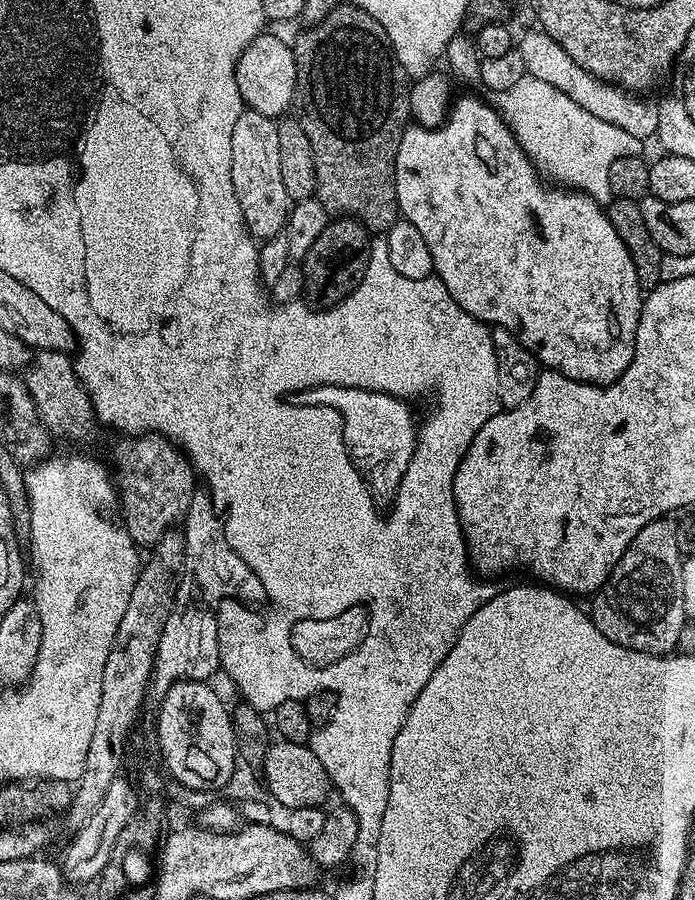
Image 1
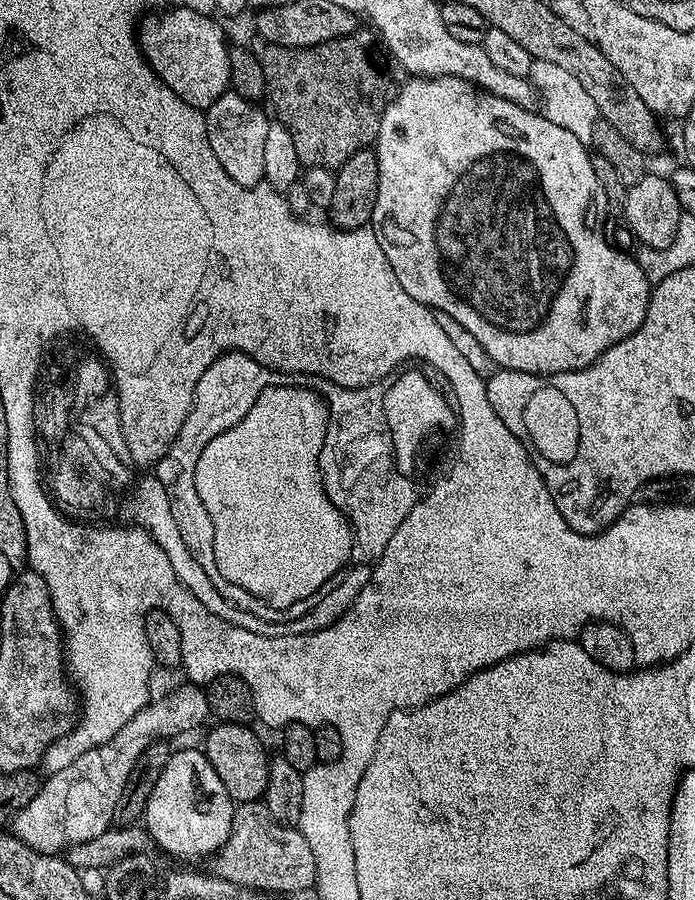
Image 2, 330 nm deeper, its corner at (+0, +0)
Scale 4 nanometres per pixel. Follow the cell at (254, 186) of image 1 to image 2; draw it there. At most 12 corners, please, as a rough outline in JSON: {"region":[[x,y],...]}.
{"region":[[229,90],[204,121],[214,158],[238,186],[265,179],[270,123]]}

